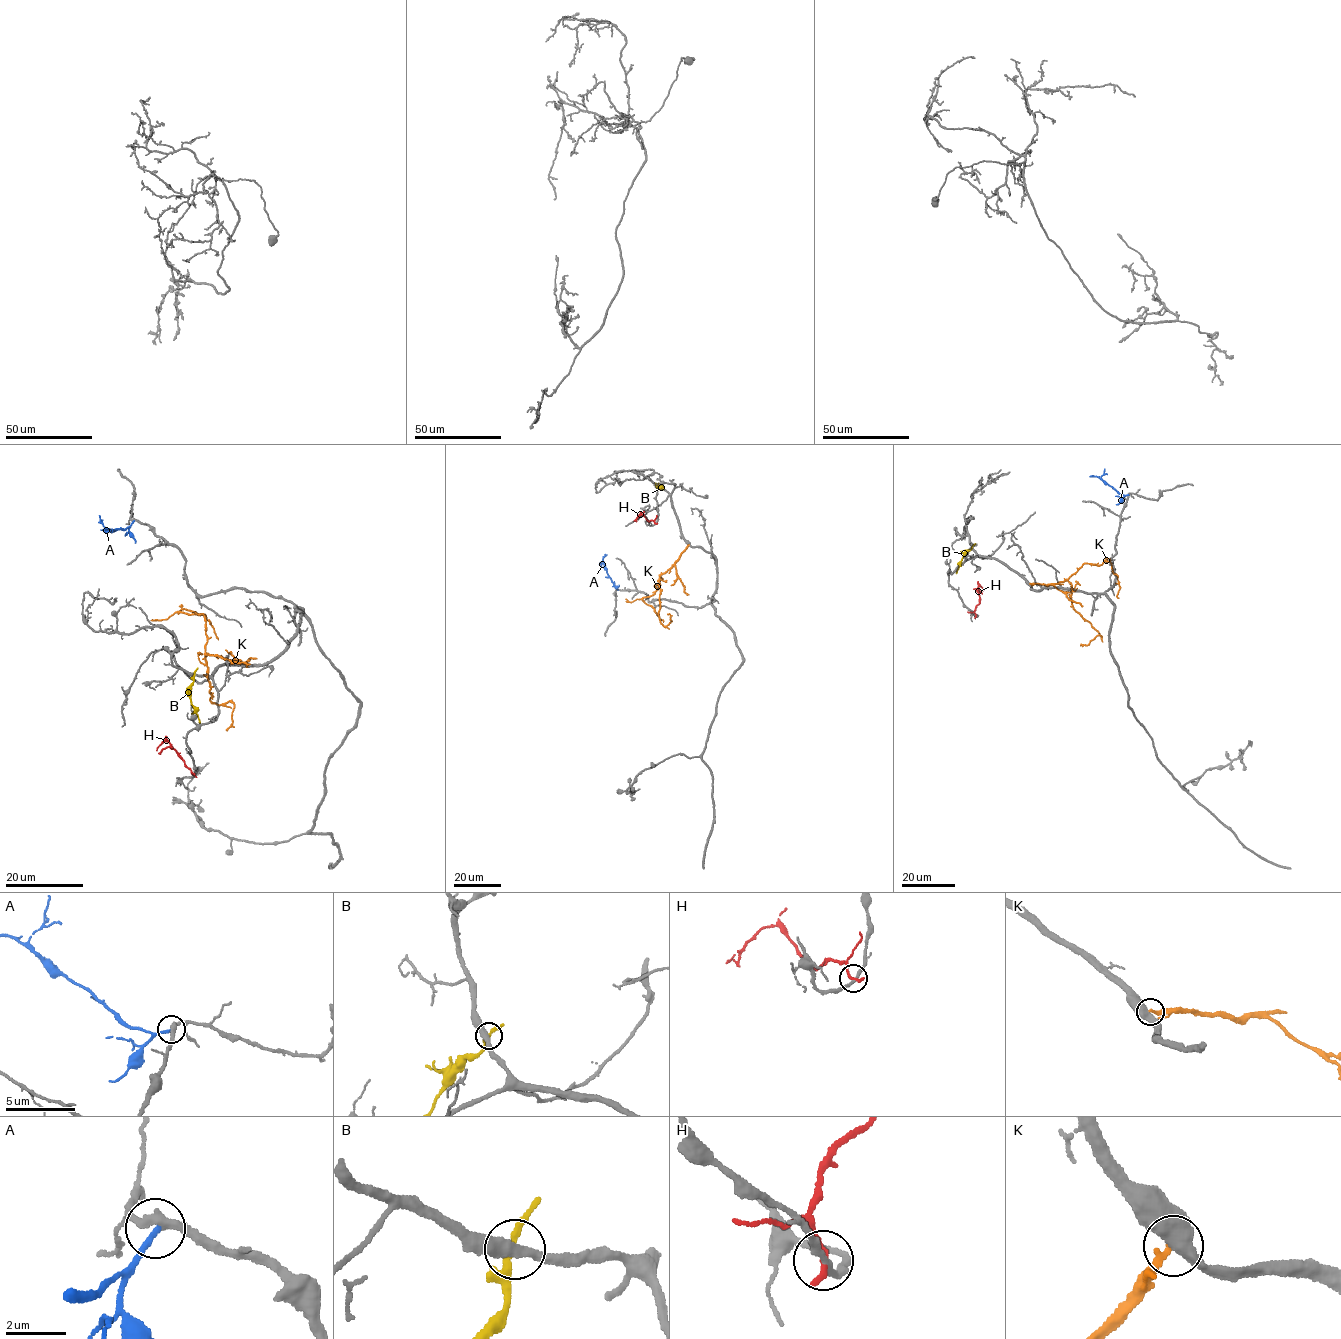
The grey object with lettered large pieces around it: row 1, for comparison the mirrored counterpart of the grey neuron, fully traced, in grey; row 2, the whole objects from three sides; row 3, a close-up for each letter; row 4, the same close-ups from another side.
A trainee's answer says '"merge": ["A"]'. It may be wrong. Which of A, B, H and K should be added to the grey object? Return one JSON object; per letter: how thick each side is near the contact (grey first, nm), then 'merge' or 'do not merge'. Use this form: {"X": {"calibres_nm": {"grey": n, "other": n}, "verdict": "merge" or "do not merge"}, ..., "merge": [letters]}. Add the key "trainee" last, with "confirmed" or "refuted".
{"A": {"calibres_nm": {"grey": 300, "other": 200}, "verdict": "merge"}, "B": {"calibres_nm": {"grey": 400, "other": 200}, "verdict": "do not merge"}, "H": {"calibres_nm": {"grey": 200, "other": 240}, "verdict": "do not merge"}, "K": {"calibres_nm": {"grey": 480, "other": 240}, "verdict": "do not merge"}, "merge": ["A"], "trainee": "confirmed"}

